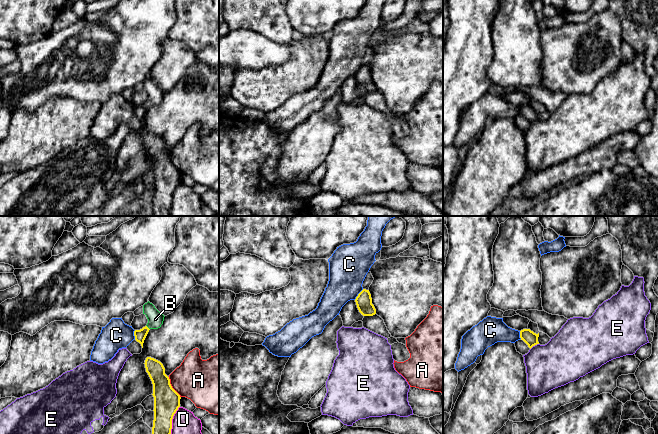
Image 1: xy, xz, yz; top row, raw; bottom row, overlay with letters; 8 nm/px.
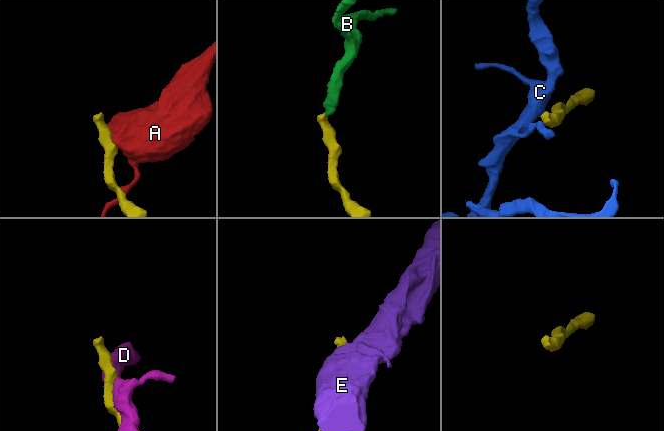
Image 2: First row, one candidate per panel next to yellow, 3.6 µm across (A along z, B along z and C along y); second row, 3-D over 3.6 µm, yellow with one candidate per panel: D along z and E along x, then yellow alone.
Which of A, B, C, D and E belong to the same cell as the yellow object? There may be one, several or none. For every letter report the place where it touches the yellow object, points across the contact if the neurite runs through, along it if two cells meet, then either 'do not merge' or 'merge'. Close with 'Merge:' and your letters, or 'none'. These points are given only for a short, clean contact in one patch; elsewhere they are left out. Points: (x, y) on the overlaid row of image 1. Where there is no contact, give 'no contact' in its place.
A: meets yellow in xy at (171, 387); border along xy (168, 377), (171, 387), (180, 397); do not merge
B: meets yellow in xy at (147, 327); runs through xy (140, 335), (147, 327), (155, 319); merge
C: meets yellow in xz at (358, 294); border along xz (363, 289), (354, 299); do not merge
D: meets yellow in xy at (171, 420); do not merge
E: meets yellow in yz at (534, 345); border along yz (538, 343), (530, 349); do not merge
Merge: B

